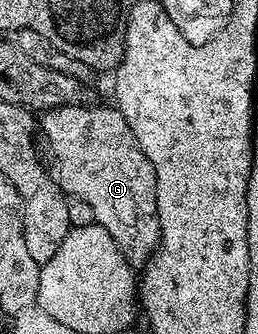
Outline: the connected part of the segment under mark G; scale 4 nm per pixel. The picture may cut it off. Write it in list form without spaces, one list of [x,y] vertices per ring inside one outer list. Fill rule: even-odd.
[[[62,105],[59,109],[47,109],[40,117],[40,133],[50,144],[62,192],[67,197],[84,199],[92,207],[95,222],[112,235],[128,264],[142,267],[154,254],[160,239],[154,164],[144,155],[118,108],[94,108]]]

